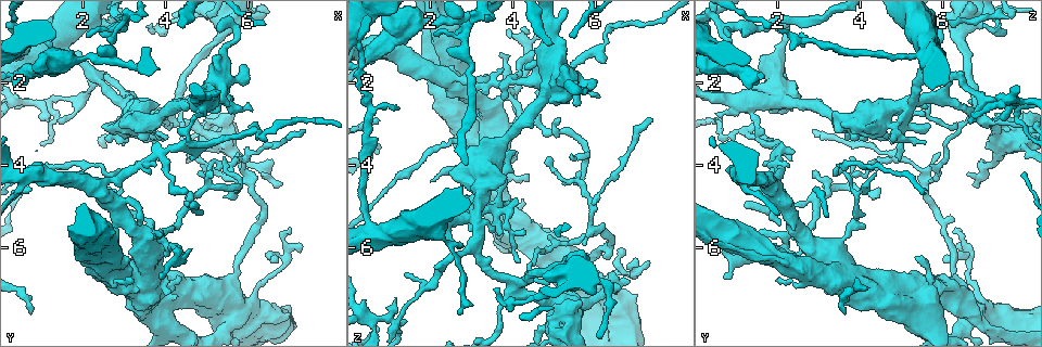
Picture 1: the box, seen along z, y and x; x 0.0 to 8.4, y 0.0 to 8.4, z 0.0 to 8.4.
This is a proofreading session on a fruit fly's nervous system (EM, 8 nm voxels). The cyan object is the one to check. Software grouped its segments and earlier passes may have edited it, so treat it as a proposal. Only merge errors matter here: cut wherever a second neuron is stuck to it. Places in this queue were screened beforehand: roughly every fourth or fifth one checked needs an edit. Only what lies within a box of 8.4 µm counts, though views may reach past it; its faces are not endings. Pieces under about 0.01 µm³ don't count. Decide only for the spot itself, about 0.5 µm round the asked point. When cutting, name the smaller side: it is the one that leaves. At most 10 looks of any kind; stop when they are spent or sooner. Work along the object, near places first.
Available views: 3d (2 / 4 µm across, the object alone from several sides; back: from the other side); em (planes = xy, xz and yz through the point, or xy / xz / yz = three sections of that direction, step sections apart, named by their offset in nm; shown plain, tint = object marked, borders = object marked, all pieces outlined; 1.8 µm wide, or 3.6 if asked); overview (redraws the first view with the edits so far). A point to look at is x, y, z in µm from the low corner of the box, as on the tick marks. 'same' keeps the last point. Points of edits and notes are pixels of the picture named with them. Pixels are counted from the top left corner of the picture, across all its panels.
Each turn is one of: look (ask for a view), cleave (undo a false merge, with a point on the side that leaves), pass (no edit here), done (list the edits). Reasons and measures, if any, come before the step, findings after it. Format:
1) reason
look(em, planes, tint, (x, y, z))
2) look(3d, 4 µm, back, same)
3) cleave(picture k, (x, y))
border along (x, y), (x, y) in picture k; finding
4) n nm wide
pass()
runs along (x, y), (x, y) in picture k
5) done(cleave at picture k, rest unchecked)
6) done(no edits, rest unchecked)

closes a loop
look(3d, 4 µm, (4.00, 7.20, 5.45))

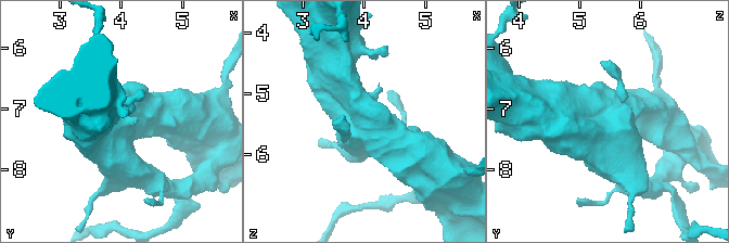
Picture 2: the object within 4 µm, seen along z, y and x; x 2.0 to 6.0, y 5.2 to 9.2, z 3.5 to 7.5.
4 arms; now the EM
look(em, planes, plain, (4.00, 7.25, 5.50))

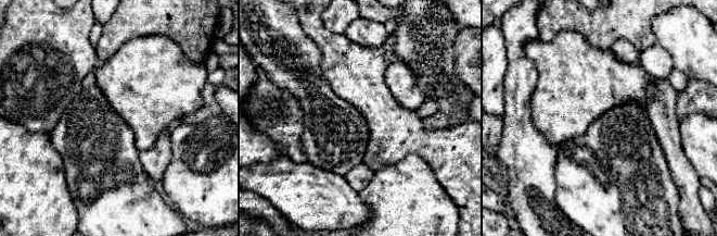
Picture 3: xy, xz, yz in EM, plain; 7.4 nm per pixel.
what lies round it
look(em, planes, borders, same)

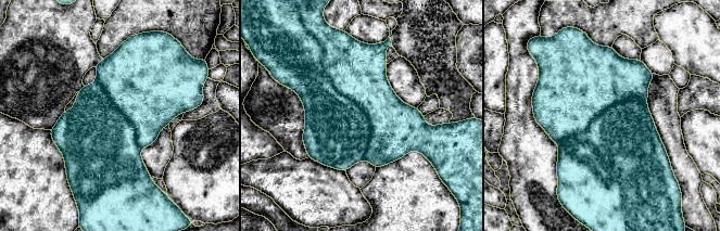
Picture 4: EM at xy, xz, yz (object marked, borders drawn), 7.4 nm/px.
cleave(picture 4, (358, 71))
border along (321, 50), (367, 116), (365, 158) in picture 4; two neurons meet here

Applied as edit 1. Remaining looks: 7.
sharp bend
look(3d, 4 µm, back, (5.20, 3.35, 7.55))

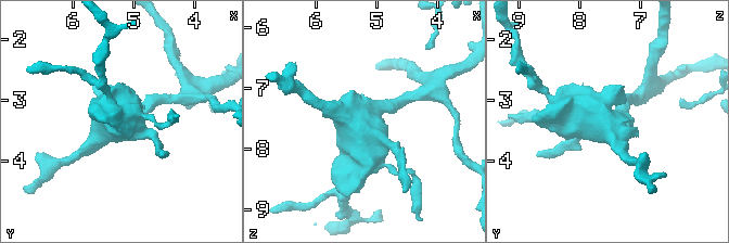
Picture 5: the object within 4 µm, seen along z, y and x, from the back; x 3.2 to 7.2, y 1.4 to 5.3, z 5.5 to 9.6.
look(em, planes, plain, (5.20, 3.40, 7.55))

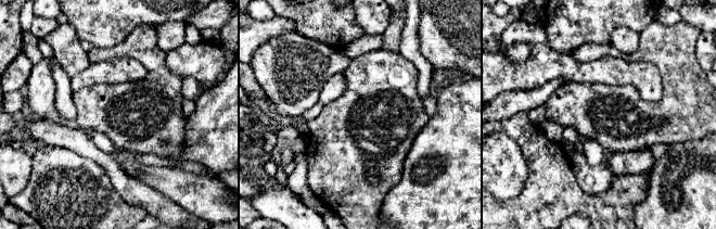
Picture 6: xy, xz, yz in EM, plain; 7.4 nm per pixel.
look(em, planes, tint, same)

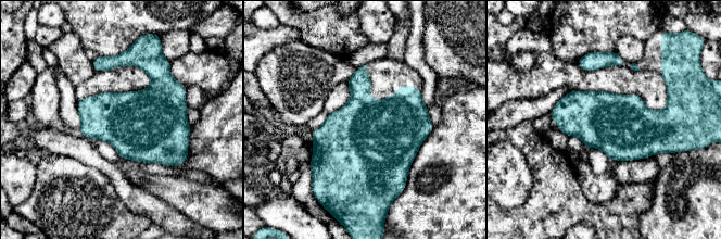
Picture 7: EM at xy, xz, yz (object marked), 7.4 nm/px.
460 nm wide
pass()
continuous, no second neuron

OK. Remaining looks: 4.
sharp bend
look(em, planes, tint, (3.10, 2.60, 5.15))

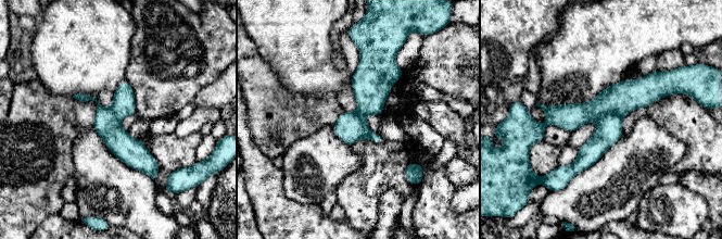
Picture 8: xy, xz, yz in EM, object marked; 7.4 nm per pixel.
cleave(picture 8, (625, 96))
two neurons meet here

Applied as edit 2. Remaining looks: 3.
branch point
look(em, planes, plain, (3.85, 3.75, 1.95))

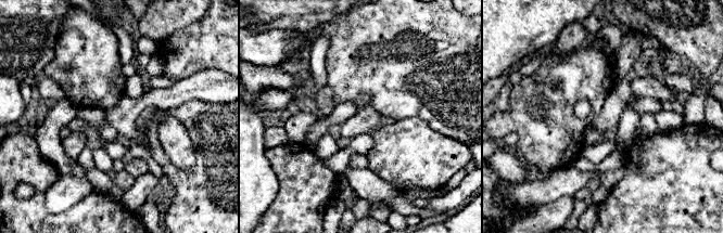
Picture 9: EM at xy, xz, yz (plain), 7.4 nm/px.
look(em, planes, tint, same)

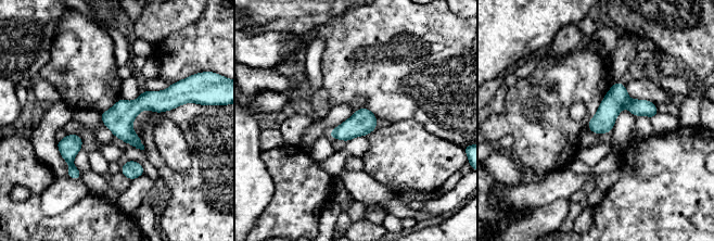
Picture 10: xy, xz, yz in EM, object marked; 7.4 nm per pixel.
pass()
runs along (174, 98), (103, 116) in picture 10; all the same neuron

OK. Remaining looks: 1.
done(cleave at picture 4, cleave at picture 8, rest unchecked)

